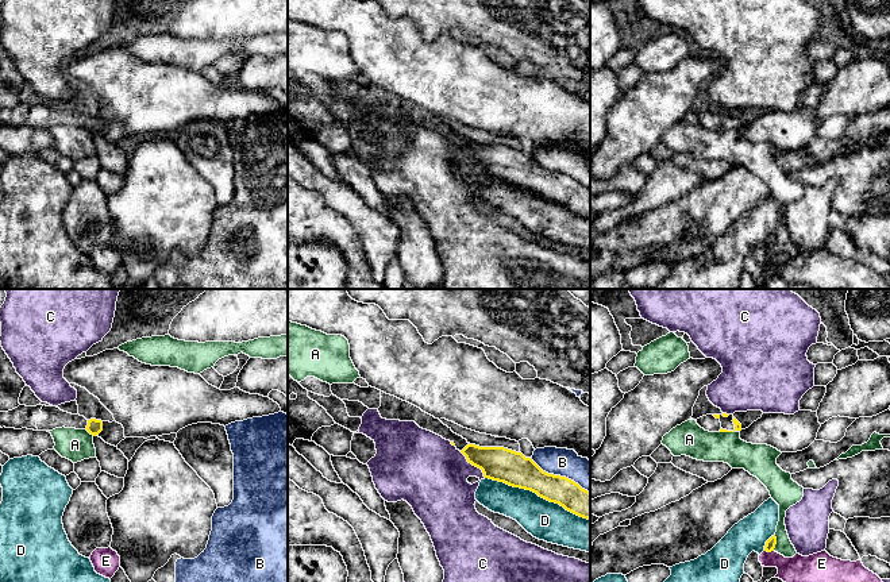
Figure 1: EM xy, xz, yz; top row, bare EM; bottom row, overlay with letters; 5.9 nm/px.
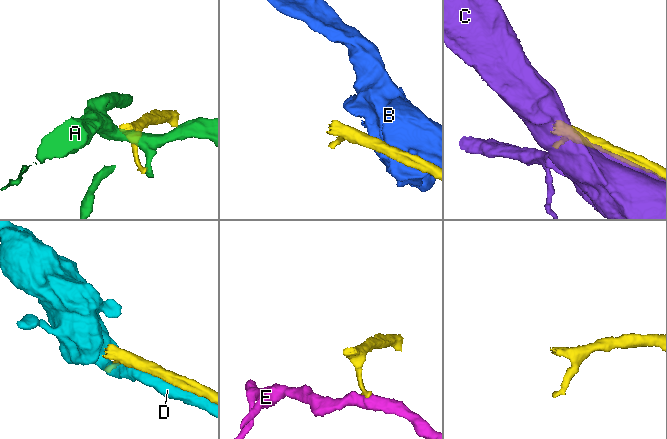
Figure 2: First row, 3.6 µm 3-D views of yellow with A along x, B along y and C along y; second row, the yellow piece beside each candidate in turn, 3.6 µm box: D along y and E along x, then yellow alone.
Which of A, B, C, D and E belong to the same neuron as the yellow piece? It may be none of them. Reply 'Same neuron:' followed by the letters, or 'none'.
Same neuron: none

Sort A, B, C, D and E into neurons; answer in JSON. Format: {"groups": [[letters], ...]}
{"groups": [["A"], ["B"], ["C"], ["D"], ["E"]]}

